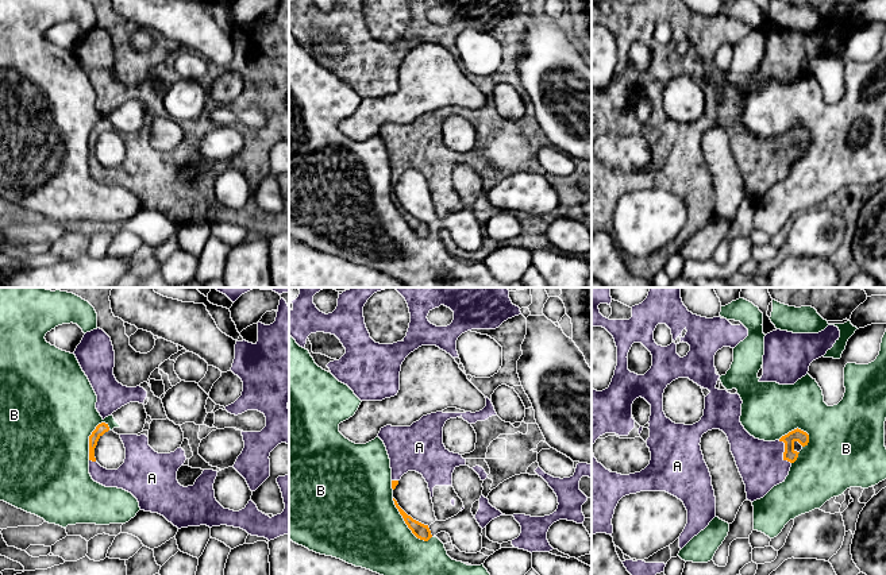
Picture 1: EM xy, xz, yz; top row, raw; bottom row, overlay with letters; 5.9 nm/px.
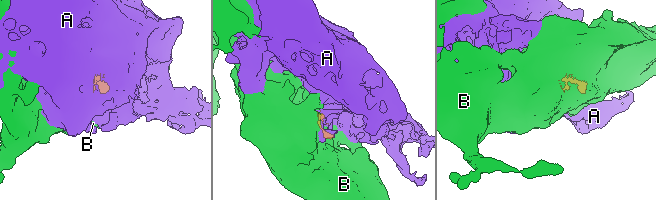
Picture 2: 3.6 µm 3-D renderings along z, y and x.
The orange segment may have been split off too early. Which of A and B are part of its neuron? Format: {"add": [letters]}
{"add": ["A"]}

